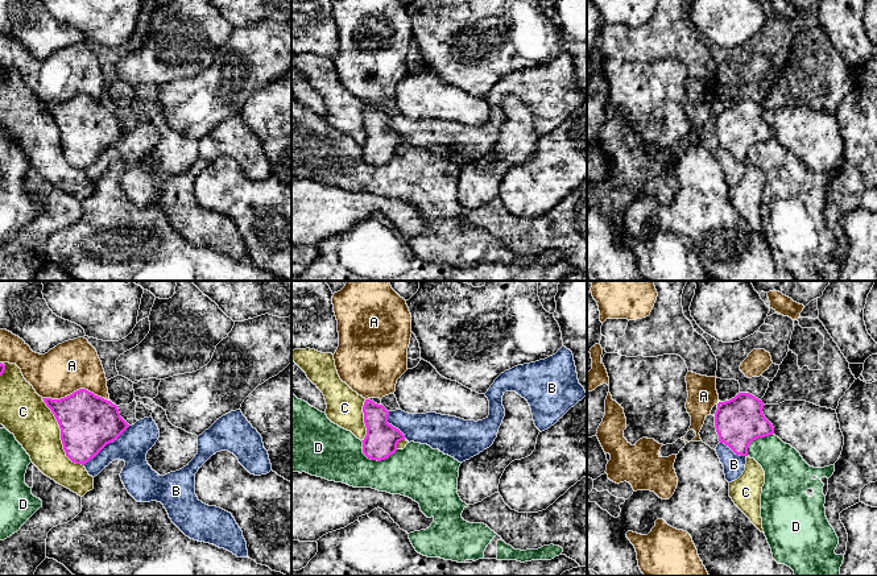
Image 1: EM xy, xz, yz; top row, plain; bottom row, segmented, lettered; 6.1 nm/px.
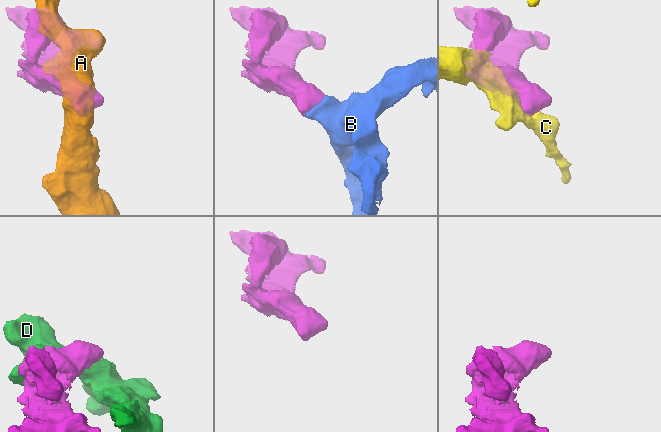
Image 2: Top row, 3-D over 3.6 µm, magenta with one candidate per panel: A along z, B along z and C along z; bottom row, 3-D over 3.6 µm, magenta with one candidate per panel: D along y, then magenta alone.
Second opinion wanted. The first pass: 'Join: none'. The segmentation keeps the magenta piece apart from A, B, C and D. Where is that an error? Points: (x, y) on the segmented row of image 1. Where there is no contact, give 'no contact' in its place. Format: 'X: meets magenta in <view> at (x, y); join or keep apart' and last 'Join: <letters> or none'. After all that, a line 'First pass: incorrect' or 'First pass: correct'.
A: meets magenta in xy at (75, 392); keep apart
B: meets magenta in xy at (106, 444); keep apart
C: meets magenta in xy at (61, 435); keep apart
D: meets magenta in xz at (375, 459); keep apart
Join: none
First pass: correct

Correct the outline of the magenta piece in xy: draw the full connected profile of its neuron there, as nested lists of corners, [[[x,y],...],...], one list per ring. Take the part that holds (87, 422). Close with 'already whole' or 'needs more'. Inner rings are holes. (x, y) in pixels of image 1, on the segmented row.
[[[79,389],[61,399],[42,399],[51,410],[59,424],[61,440],[66,456],[75,464],[84,465],[88,463],[107,444],[115,442],[129,427],[129,424],[120,417],[116,405],[113,405],[111,401],[95,395],[86,389]]]; already whole

